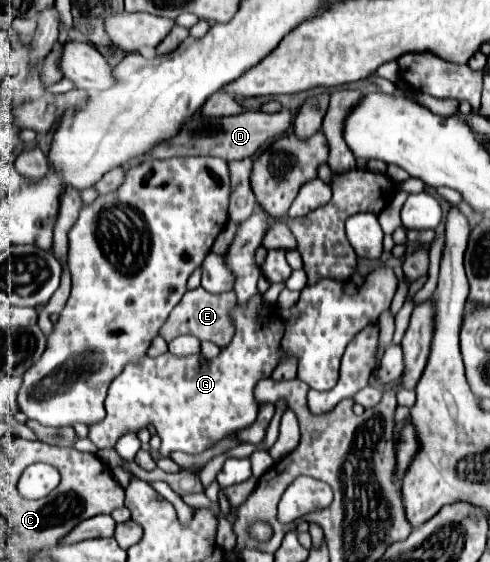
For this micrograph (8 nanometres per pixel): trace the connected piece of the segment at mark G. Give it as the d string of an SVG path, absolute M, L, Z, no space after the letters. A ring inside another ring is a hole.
M376 268L372 274L366 276L364 284L358 286L354 294L346 294L344 290L346 280L332 280L332 278L320 278L316 284L306 286L301 291L300 299L285 318L276 307L262 298L262 294L250 298L246 304L236 304L230 312L230 320L234 324L234 338L232 342L220 350L220 354L212 360L204 358L200 352L192 356L174 356L170 352L158 356L158 358L144 358L142 364L128 364L122 374L110 384L108 398L106 398L106 418L94 426L90 426L90 440L98 448L114 448L120 436L134 432L138 434L142 428L154 426L162 440L162 456L168 456L172 450L180 450L186 454L200 454L210 444L220 442L222 438L236 434L238 430L250 426L256 420L258 414L258 402L254 398L254 388L258 380L268 378L274 368L286 360L296 358L298 360L298 378L306 382L312 390L330 390L338 382L338 368L340 358L348 346L348 342L364 328L370 320L378 320L378 316L384 312L384 308L390 308L390 302L394 298L398 280L392 268Z

